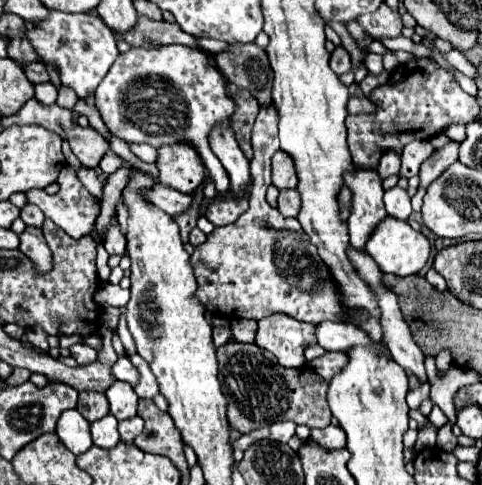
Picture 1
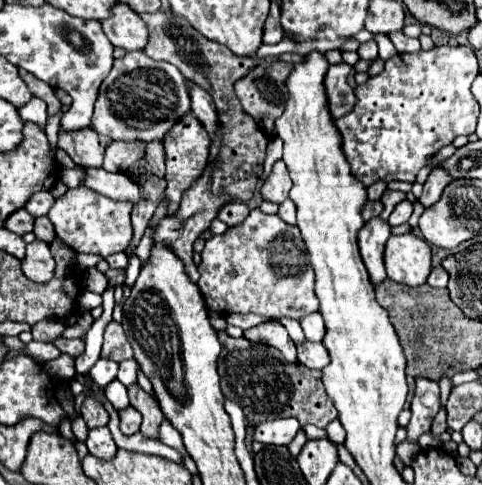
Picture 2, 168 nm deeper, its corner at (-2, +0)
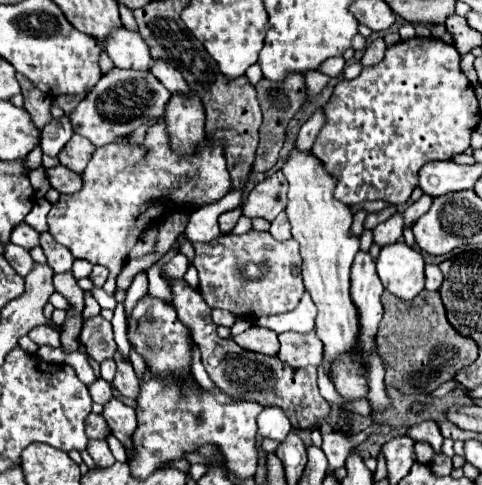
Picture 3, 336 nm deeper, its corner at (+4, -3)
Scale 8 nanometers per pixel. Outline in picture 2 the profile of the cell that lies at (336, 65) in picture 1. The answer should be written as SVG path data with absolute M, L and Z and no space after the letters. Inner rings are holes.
M348 63L330 65L330 69L326 71L326 77L324 77L328 111L334 119L344 117L354 107L354 93L352 93L352 87L346 83L350 69L352 67Z

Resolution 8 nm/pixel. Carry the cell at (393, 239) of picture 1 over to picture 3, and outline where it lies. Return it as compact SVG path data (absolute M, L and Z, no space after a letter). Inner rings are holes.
M406 242L386 244L378 256L378 276L388 292L412 300L424 290L424 258Z

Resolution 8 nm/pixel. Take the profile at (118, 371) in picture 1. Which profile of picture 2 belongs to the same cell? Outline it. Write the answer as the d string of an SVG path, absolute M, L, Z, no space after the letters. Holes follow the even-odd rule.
M98 359L94 363L94 367L90 369L90 381L92 381L92 385L96 389L102 391L110 381L116 379L116 373L118 373L118 363L106 361L106 359Z

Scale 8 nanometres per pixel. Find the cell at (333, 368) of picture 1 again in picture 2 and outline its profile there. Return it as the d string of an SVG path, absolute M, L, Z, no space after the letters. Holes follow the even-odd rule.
M304 339L302 343L296 343L296 349L298 349L298 363L306 365L308 369L324 369L330 363L328 351L322 343Z

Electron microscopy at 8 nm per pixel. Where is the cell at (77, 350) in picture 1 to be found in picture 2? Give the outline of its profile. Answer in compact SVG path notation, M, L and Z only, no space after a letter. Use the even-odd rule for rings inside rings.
M56 337L54 341L52 341L52 345L56 345L58 349L60 349L60 353L68 353L68 355L72 355L72 357L78 357L78 353L82 353L82 349L84 349L84 343L82 343L82 339L66 339L66 337Z

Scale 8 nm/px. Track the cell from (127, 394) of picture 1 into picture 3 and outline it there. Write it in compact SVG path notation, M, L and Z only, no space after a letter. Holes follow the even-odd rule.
M98 378L92 386L88 386L88 390L90 390L92 400L98 402L98 404L102 404L102 406L104 406L108 400L114 398L114 396L112 396L112 386L110 386L106 380L102 380L102 378Z

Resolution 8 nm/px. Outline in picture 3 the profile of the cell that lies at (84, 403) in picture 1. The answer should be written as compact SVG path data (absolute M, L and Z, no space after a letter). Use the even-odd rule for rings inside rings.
M90 412L88 414L88 420L86 420L86 436L88 438L104 438L108 432L110 430L108 430L108 424L102 418L102 414Z

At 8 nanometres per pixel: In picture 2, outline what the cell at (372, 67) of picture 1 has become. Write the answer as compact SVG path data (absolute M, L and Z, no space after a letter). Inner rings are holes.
M376 41L362 43L360 49L358 49L358 55L360 55L360 59L368 59L368 61L376 59L378 57L378 45L376 45Z

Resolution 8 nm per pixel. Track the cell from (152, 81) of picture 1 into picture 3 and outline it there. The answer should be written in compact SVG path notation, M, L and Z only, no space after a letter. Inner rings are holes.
M112 68L110 72L102 74L100 82L94 90L74 108L68 116L72 120L74 132L88 138L94 146L106 146L116 138L132 134L142 124L150 122L152 118L160 118L164 108L170 100L170 92L152 76L152 72L136 72L136 70L120 70Z

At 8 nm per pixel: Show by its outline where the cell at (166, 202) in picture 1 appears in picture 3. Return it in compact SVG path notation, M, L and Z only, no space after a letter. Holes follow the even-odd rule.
M62 164L46 170L48 178L50 178L50 184L52 188L56 188L58 192L62 194L72 194L72 192L78 192L82 186L84 186L84 180L80 174L64 168Z

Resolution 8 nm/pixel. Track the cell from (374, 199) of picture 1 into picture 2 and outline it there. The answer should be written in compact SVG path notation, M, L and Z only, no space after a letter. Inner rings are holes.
M370 219L360 235L358 235L358 245L360 245L360 255L366 265L366 271L370 275L370 283L378 287L386 279L386 269L384 269L384 245L390 237L390 225L380 219Z

